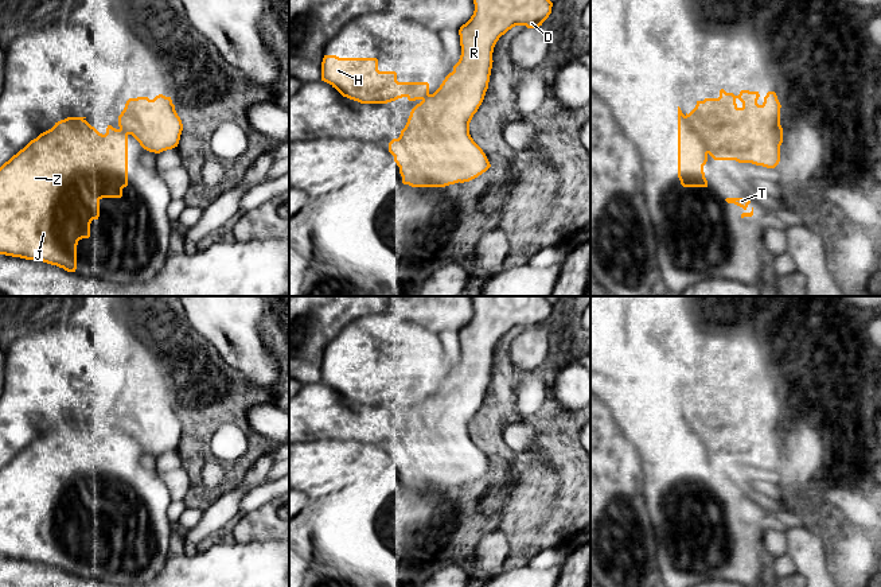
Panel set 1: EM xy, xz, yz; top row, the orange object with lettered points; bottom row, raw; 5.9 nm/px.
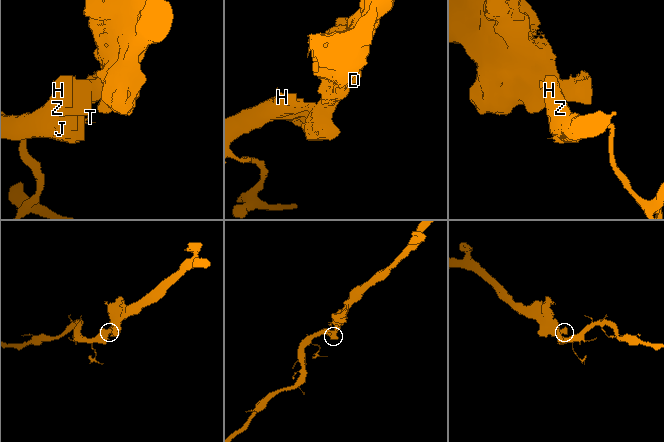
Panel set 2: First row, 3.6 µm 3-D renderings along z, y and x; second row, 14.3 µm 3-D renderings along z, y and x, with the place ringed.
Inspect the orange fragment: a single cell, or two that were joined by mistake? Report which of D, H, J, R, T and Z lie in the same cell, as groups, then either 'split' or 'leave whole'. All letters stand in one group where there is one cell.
D R / H J T Z | split

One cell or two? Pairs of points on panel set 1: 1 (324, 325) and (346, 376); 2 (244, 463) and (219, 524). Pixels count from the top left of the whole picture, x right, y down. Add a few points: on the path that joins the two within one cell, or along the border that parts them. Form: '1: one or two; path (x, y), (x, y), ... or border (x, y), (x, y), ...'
1: two; border (355, 319), (349, 322), (327, 345), (320, 369)
2: two; border (238, 485), (218, 496), (209, 505)

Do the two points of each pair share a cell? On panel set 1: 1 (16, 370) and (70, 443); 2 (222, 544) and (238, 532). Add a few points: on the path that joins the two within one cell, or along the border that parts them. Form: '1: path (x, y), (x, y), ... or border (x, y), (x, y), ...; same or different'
1: border (85, 418), (67, 418), (54, 424); different
2: border (225, 535), (241, 543), (261, 539); different

